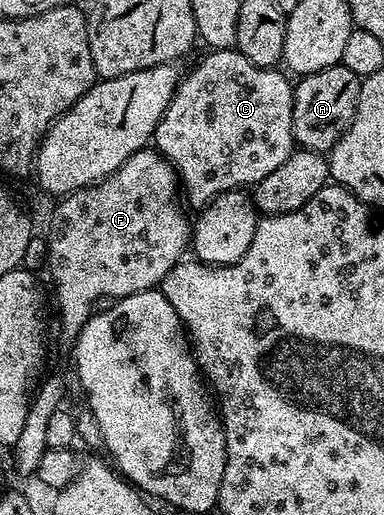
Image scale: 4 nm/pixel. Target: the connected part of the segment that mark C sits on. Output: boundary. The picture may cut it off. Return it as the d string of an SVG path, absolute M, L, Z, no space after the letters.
M235 48L208 51L205 54L205 57L189 73L187 70L183 74L180 84L176 86L176 94L170 99L154 134L156 152L162 154L172 164L172 168L176 170L177 178L182 182L183 192L184 189L188 192L188 201L190 204L196 205L195 207L203 207L223 193L256 186L259 181L266 179L266 175L270 175L270 171L278 171L278 167L282 167L282 163L286 163L286 159L294 151L294 138L292 136L292 120L294 119L293 82L291 80L288 82L279 73L281 71L279 68L263 69L254 63L250 63L250 59L246 59L246 55L242 55Z

